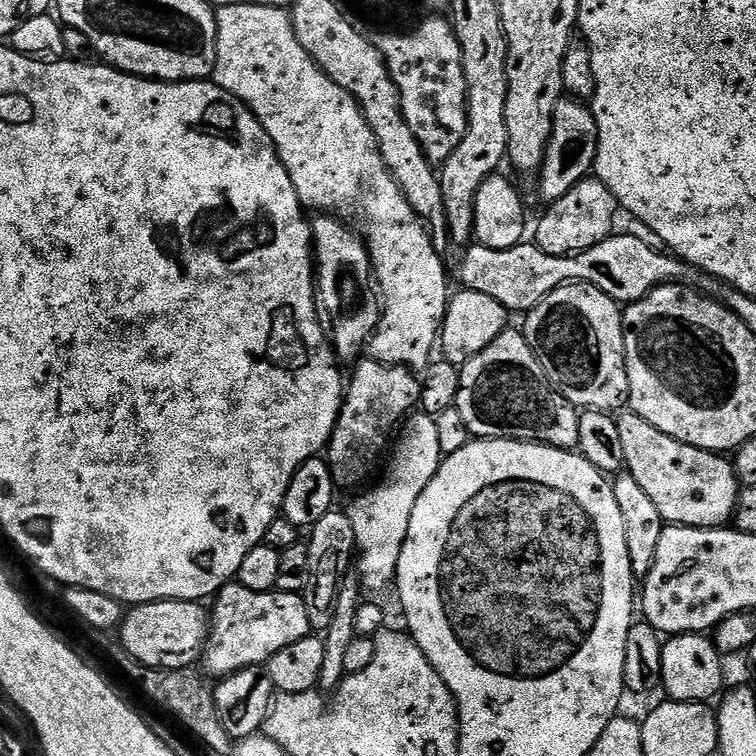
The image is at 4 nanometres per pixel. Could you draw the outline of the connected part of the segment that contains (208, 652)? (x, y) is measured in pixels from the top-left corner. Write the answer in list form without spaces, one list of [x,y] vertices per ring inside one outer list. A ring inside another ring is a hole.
[[[229,582],[216,593],[214,597],[216,605],[210,608],[210,627],[208,639],[202,649],[202,664],[216,675],[223,678],[229,672],[236,672],[239,668],[251,668],[253,666],[264,666],[278,650],[306,638],[312,631],[310,618],[306,614],[306,602],[303,595],[294,592],[255,592],[246,590],[239,582]]]

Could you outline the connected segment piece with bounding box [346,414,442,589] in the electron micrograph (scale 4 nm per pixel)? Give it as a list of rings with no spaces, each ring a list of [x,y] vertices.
[[[412,414],[403,421],[405,436],[395,441],[392,456],[392,473],[384,484],[364,492],[352,505],[346,508],[350,526],[354,526],[358,549],[358,575],[363,587],[384,588],[396,579],[396,567],[406,534],[410,530],[410,514],[414,514],[414,502],[430,486],[434,474],[440,468],[442,453],[438,446],[438,426],[427,414]]]

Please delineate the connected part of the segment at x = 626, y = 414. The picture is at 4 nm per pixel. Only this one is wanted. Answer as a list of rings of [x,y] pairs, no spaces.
[[[624,410],[616,416],[618,434],[622,437],[622,454],[627,475],[630,475],[650,494],[650,502],[658,506],[658,514],[662,514],[665,525],[680,524],[684,528],[719,528],[727,525],[736,515],[736,503],[740,498],[742,485],[733,461],[719,452],[707,452],[701,448],[690,446],[686,442],[678,442],[670,438],[670,434],[662,434],[650,422],[646,422],[636,412]]]

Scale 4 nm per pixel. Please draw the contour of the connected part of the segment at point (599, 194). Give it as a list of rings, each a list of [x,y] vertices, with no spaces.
[[[595,176],[580,180],[563,198],[553,201],[536,228],[534,243],[546,254],[573,256],[598,246],[607,236],[613,235],[618,205],[609,188]]]

